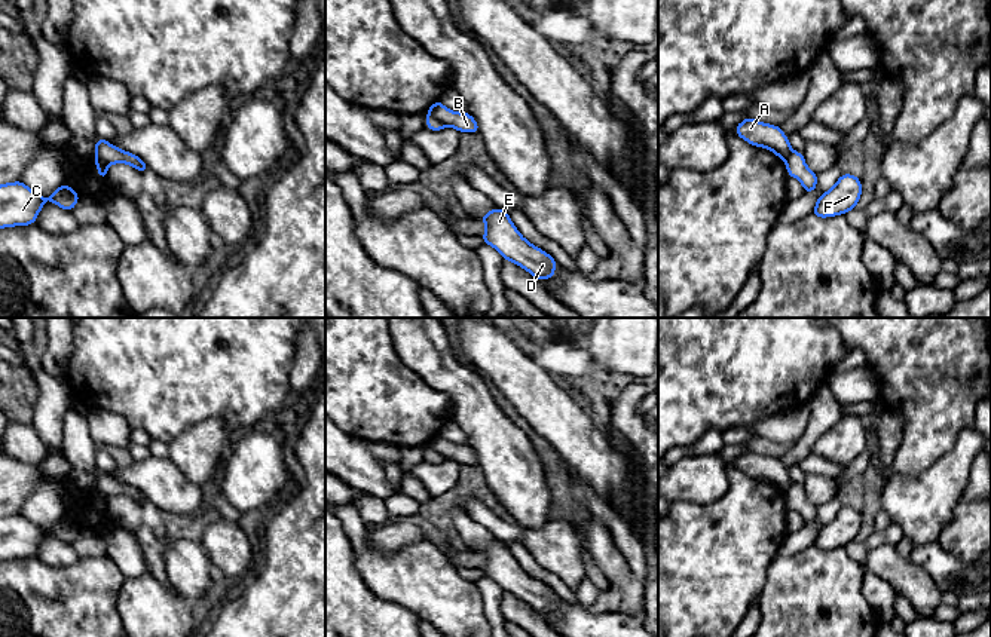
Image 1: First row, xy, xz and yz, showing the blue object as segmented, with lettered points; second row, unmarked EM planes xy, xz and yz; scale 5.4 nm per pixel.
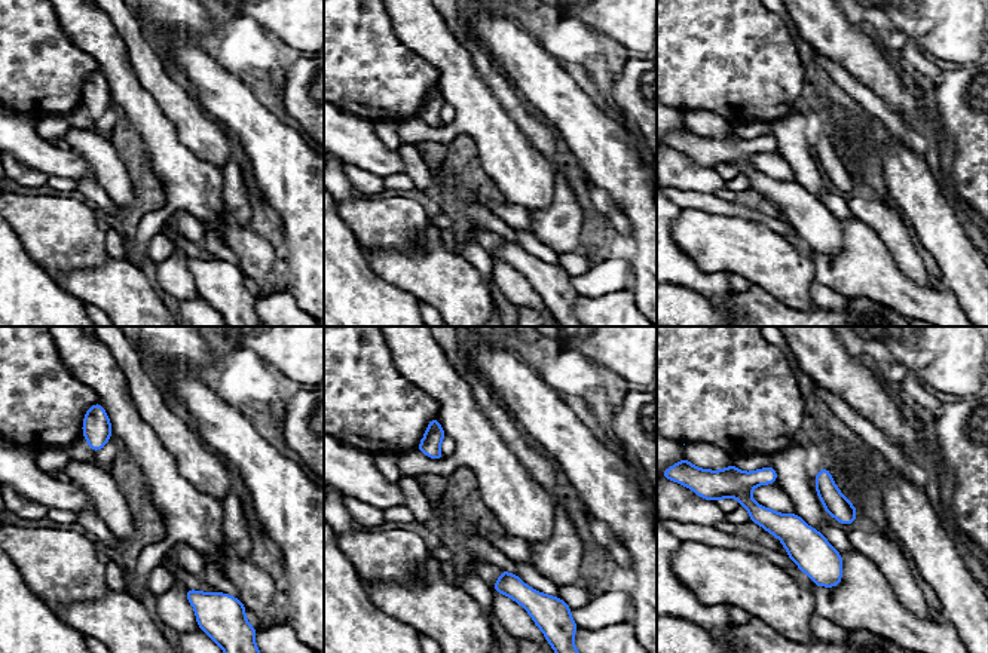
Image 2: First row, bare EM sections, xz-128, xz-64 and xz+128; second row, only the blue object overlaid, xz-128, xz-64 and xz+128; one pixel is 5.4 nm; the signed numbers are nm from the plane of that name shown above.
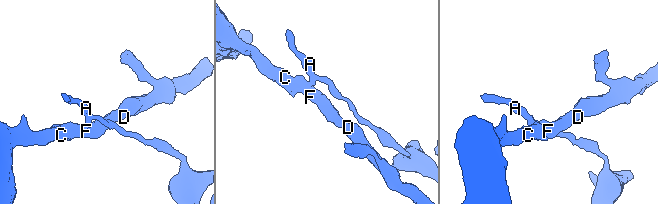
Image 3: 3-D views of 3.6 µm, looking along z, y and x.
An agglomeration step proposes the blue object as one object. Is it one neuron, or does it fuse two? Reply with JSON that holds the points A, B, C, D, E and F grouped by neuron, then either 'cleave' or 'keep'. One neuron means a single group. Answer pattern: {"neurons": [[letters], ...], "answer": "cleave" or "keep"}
{"neurons": [["A", "B"], ["C", "D", "E", "F"]], "answer": "cleave"}

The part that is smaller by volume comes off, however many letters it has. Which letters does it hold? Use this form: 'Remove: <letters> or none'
Remove: A, B

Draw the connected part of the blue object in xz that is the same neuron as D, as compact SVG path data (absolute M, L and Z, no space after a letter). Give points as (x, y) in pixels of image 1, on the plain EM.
M495 539L478 552L486 557L486 566L480 573L493 579L504 592L516 595L538 612L551 612L554 609L557 594L526 573L510 552L508 545Z

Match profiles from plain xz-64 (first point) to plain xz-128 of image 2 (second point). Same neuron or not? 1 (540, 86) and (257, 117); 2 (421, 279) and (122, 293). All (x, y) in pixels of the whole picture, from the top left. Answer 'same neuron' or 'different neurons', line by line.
1: same neuron
2: same neuron

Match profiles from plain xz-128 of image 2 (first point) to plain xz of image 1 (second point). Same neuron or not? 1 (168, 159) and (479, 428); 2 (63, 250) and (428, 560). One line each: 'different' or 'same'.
1: same
2: different

